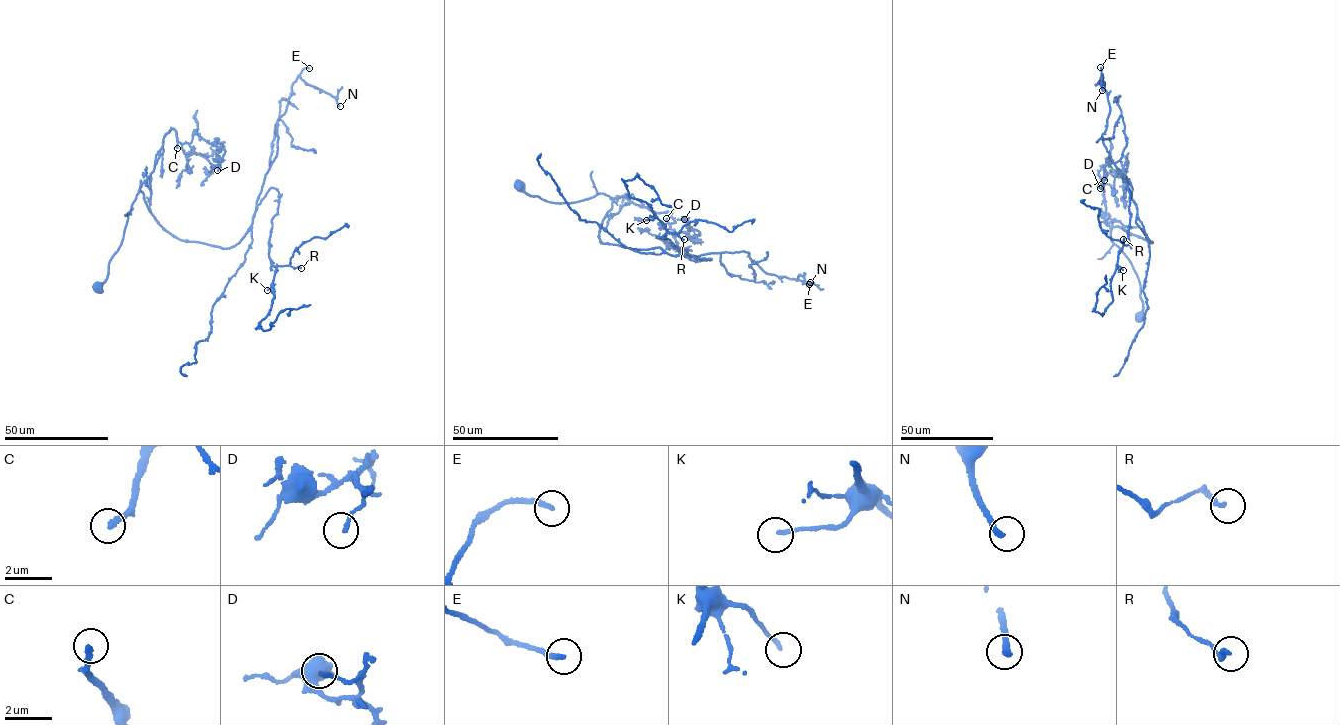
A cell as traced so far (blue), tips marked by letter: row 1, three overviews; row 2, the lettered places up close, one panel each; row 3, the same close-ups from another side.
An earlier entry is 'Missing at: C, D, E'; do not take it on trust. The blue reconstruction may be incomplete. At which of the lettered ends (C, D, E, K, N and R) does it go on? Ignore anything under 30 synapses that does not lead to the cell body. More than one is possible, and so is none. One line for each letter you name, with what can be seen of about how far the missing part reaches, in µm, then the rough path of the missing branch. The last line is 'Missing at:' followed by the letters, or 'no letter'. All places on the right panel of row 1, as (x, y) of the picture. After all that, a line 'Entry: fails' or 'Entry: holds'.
C: about 80 µm are missing; missing branch runs (1104, 180), (1096, 164), (1101, 161), (1099, 153), (1089, 143), (1092, 131), (1086, 123), (1091, 113)
E: about 40 µm are missing; missing branch runs (1100, 67), (1102, 61), (1093, 46), (1078, 41), (1066, 25)
N: about 120 µm are missing; missing branch runs (1102, 90), (1068, 81), (1059, 67), (1060, 49), (1051, 37), (1044, 38), (1038, 72), (1040, 94), (1034, 102)
Missing at: C, E, N
Entry: fails

